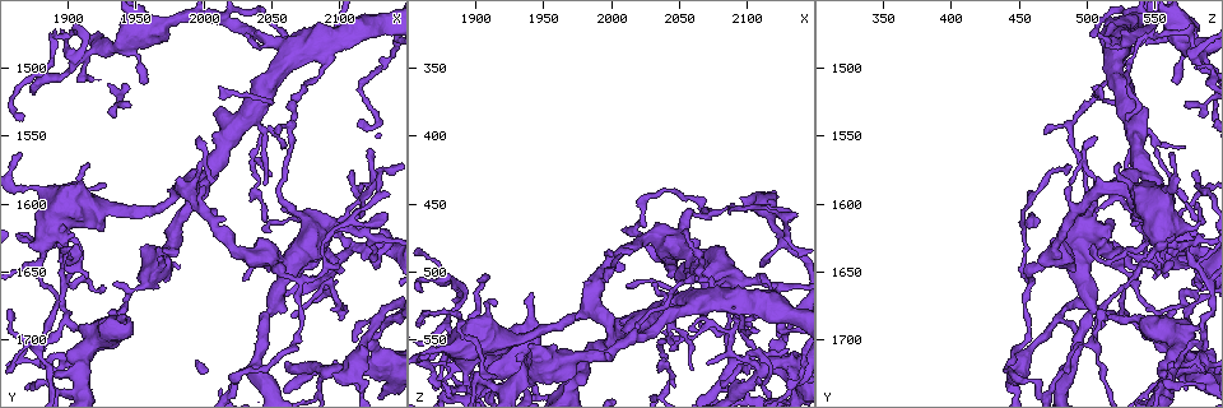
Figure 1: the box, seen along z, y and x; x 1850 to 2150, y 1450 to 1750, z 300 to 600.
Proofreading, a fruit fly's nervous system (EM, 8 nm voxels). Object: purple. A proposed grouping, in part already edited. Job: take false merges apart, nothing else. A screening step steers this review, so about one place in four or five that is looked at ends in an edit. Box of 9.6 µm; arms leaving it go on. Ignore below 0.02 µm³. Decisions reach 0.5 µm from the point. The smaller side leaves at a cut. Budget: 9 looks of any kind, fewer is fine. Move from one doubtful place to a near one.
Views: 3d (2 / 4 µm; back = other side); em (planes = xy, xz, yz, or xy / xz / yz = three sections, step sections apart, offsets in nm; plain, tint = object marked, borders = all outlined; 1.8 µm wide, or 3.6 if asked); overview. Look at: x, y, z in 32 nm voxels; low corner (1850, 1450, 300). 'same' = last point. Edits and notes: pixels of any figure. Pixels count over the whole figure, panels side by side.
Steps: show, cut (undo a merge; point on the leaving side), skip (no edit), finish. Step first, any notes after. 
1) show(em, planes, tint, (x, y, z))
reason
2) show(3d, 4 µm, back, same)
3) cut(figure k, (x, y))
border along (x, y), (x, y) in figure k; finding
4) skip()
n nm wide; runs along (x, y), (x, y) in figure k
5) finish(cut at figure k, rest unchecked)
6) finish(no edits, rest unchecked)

show(3d, 4 µm, (2046, 1720, 438))
closes a loop

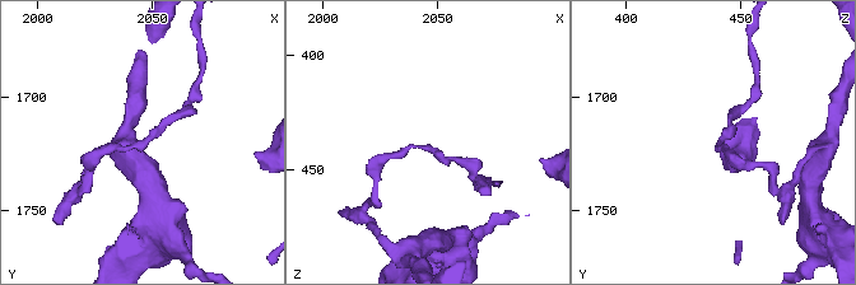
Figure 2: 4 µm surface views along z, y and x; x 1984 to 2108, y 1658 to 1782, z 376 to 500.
show(em, xz, step 16, tint, (2047, 1721, 438))

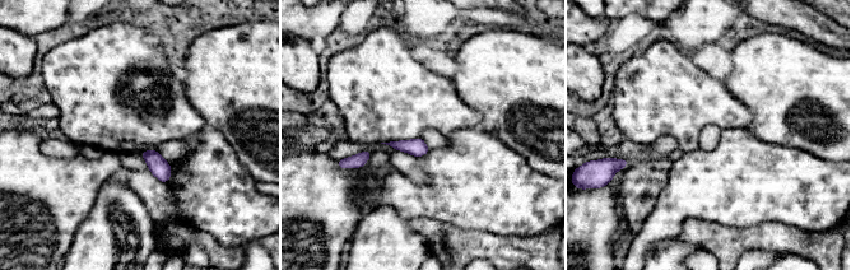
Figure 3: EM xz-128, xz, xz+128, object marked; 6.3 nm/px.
show(em, planes, tint, same)

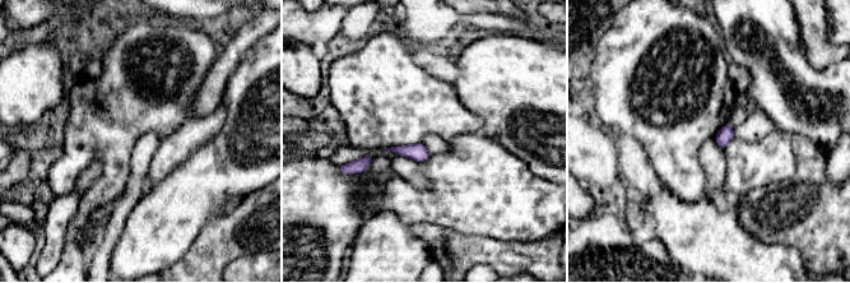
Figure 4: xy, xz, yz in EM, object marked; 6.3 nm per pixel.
skip()
continuous, no second neuron

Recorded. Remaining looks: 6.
show(3d, 4 µm, back, (1880, 1698, 504))
thin neck

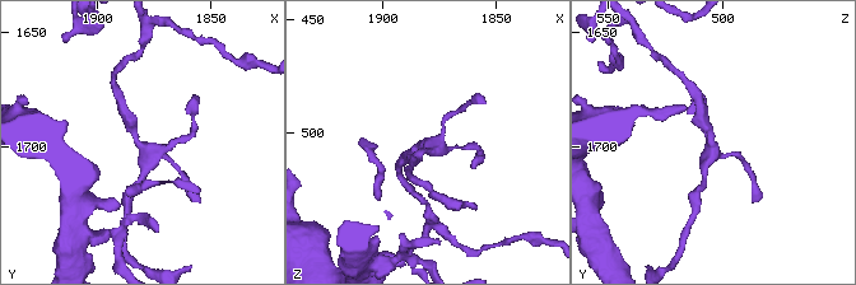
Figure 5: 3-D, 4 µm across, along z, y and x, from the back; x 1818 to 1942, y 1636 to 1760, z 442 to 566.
show(em, 3.6 µm, planes, tint, (1882, 1698, 505))
now the EM

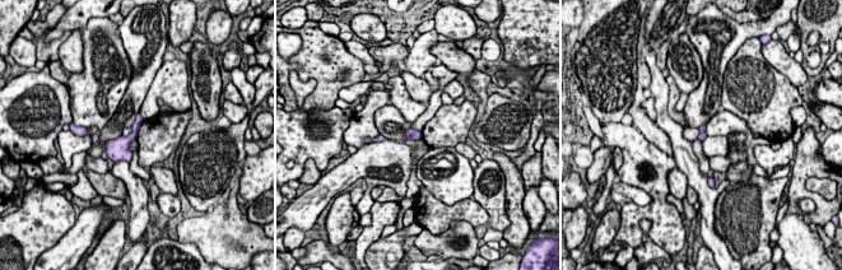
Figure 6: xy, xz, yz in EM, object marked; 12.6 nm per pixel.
skip()
100 nm wide; all the same neuron

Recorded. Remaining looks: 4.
show(em, 3.6 µm, planes, plain, (2110, 1630, 572))

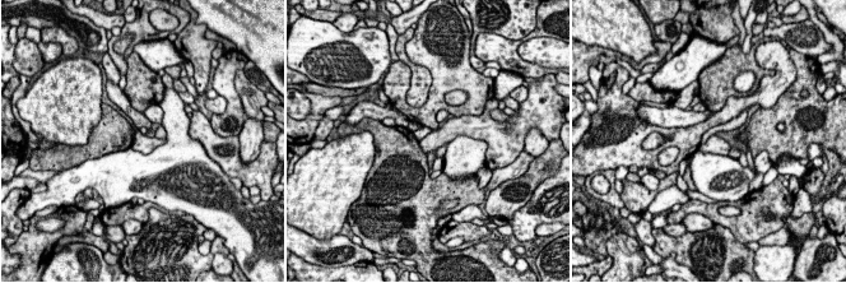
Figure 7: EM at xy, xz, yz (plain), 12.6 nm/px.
show(em, 3.6 µm, planes, tint, same)
where the object lies

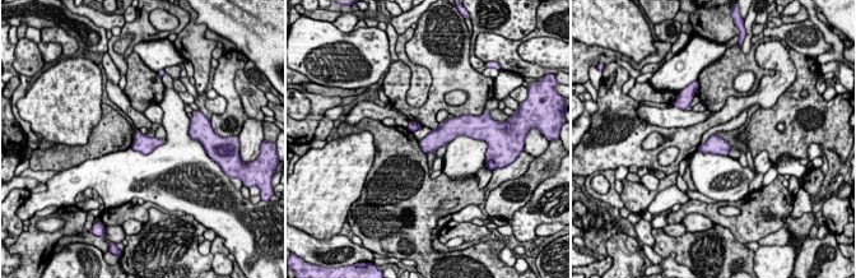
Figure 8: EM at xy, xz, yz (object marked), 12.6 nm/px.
skip()
one neuron here

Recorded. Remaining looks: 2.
show(em, yz, step 16, tint, (1960, 1472, 570))
looks like a crossing

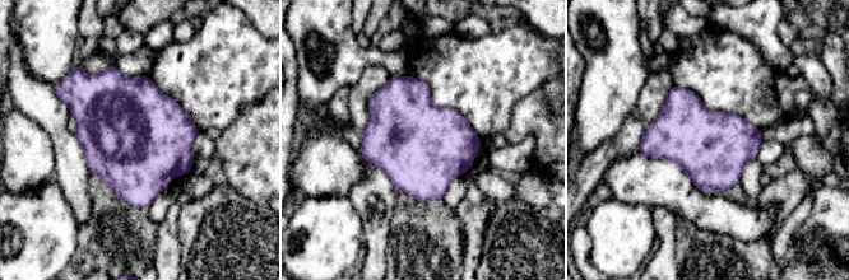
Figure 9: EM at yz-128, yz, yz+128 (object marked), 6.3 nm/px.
show(em, planes, tint, same)
another direction

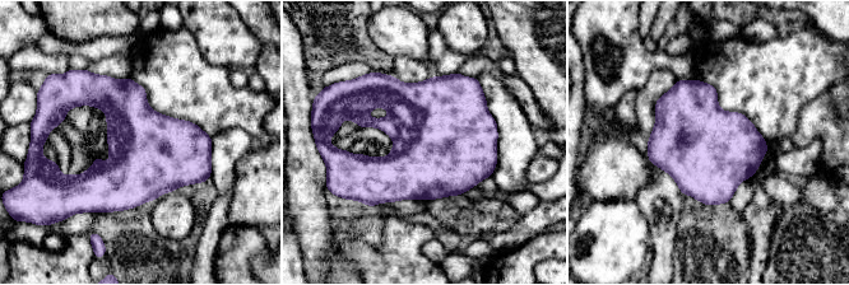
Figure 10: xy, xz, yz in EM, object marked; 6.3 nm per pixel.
skip()
one neuron here

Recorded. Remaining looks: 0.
finish(no edits, rest unchecked)

